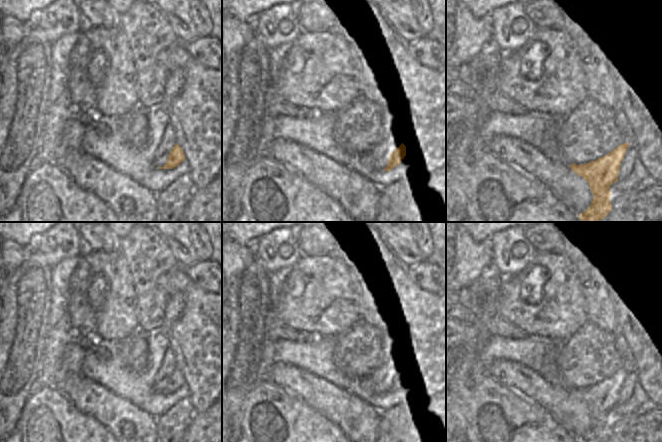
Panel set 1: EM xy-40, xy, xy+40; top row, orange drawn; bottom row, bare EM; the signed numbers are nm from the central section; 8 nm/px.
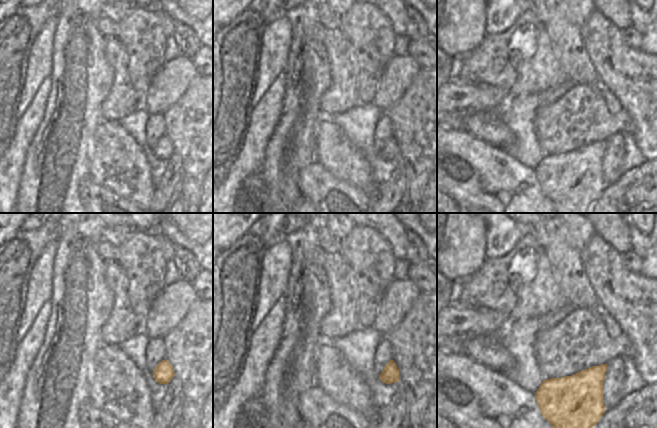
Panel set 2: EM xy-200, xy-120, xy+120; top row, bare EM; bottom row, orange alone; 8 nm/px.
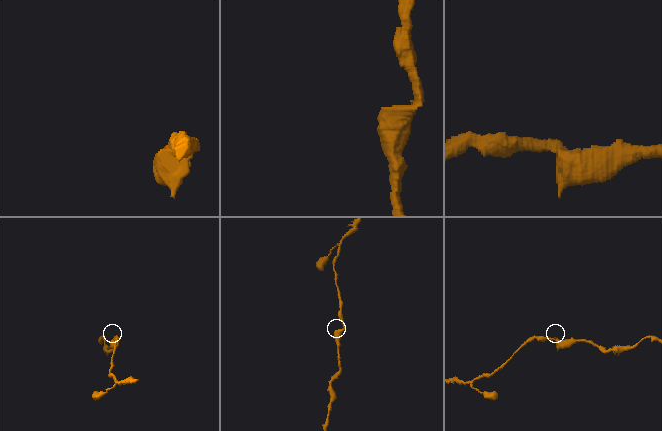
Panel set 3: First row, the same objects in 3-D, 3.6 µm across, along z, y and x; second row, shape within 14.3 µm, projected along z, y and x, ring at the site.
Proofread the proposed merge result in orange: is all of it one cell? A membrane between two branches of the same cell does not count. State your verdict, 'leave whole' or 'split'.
leave whole

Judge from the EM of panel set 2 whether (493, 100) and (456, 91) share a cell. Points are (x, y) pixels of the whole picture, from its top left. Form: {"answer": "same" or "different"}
{"answer": "same"}

